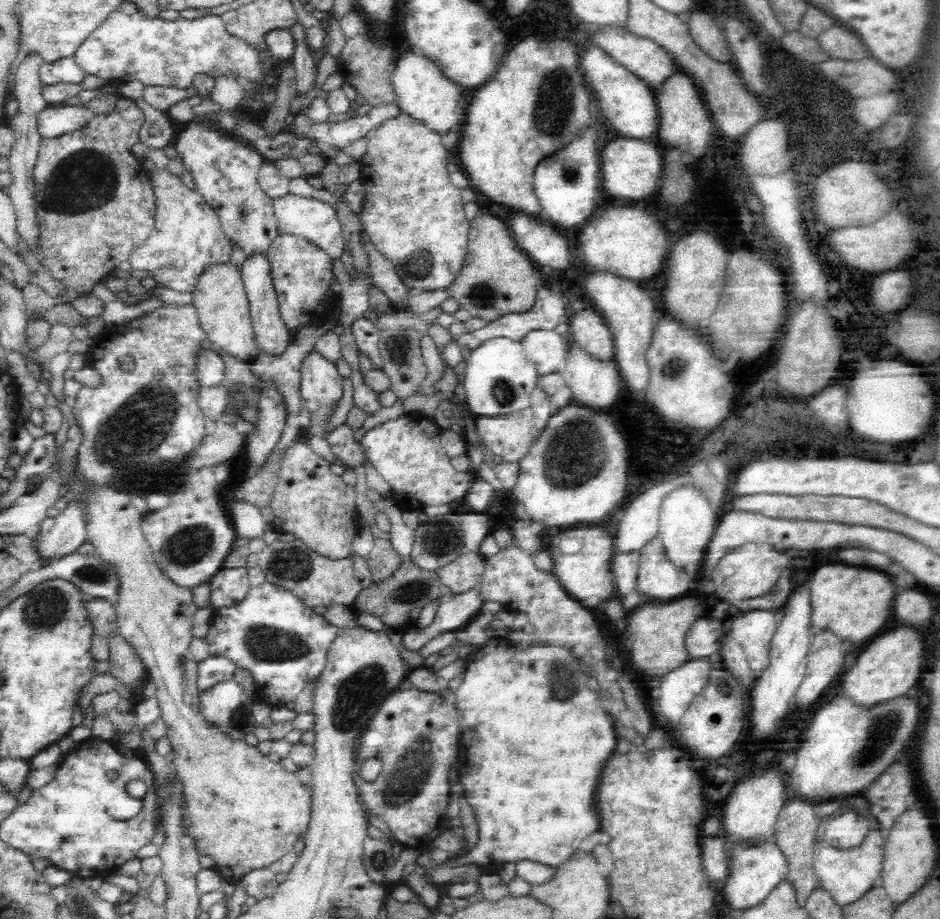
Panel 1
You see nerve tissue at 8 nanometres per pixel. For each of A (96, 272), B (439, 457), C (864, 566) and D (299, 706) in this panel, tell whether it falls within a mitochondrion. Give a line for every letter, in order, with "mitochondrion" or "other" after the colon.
A: other
B: other
C: other
D: other

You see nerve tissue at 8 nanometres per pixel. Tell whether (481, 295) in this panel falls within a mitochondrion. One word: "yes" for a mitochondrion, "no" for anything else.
yes

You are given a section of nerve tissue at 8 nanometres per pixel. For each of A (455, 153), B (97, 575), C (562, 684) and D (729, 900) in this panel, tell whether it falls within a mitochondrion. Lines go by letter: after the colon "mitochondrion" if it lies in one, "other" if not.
A: other
B: mitochondrion
C: mitochondrion
D: other

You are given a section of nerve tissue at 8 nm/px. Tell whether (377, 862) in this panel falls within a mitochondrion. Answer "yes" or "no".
yes

